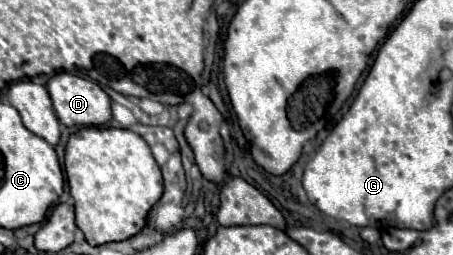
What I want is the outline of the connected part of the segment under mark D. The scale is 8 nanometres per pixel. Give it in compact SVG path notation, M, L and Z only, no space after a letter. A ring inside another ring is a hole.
M56 73L50 77L50 81L46 83L46 89L50 93L52 105L54 105L54 113L58 117L58 121L66 127L74 127L74 125L104 125L106 121L112 119L112 111L110 111L110 97L94 83L82 77L76 77L72 73Z

